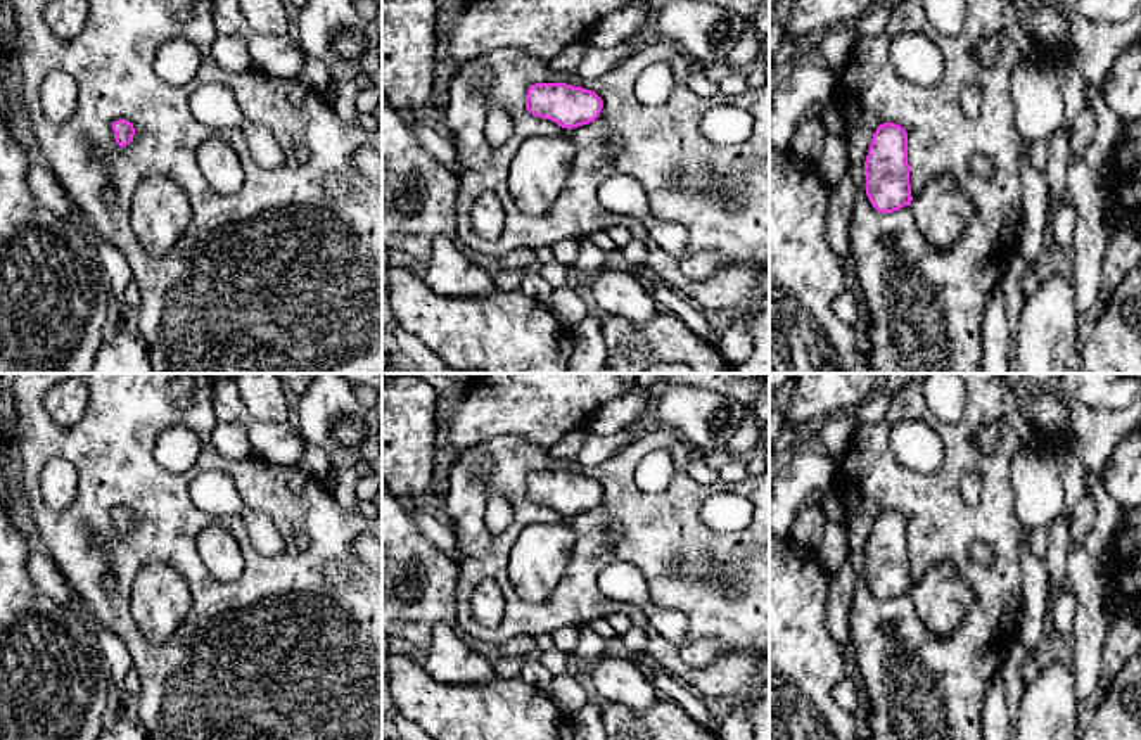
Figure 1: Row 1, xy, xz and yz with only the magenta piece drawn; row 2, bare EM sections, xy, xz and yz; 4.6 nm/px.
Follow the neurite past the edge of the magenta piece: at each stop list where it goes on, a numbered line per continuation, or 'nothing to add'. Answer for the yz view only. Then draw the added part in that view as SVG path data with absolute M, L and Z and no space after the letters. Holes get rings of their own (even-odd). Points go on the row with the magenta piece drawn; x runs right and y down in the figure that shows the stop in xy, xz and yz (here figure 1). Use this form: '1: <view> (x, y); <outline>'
1: yz (941, 211); M937 175L909 204L915 223L932 247L947 252L975 213L951 175Z

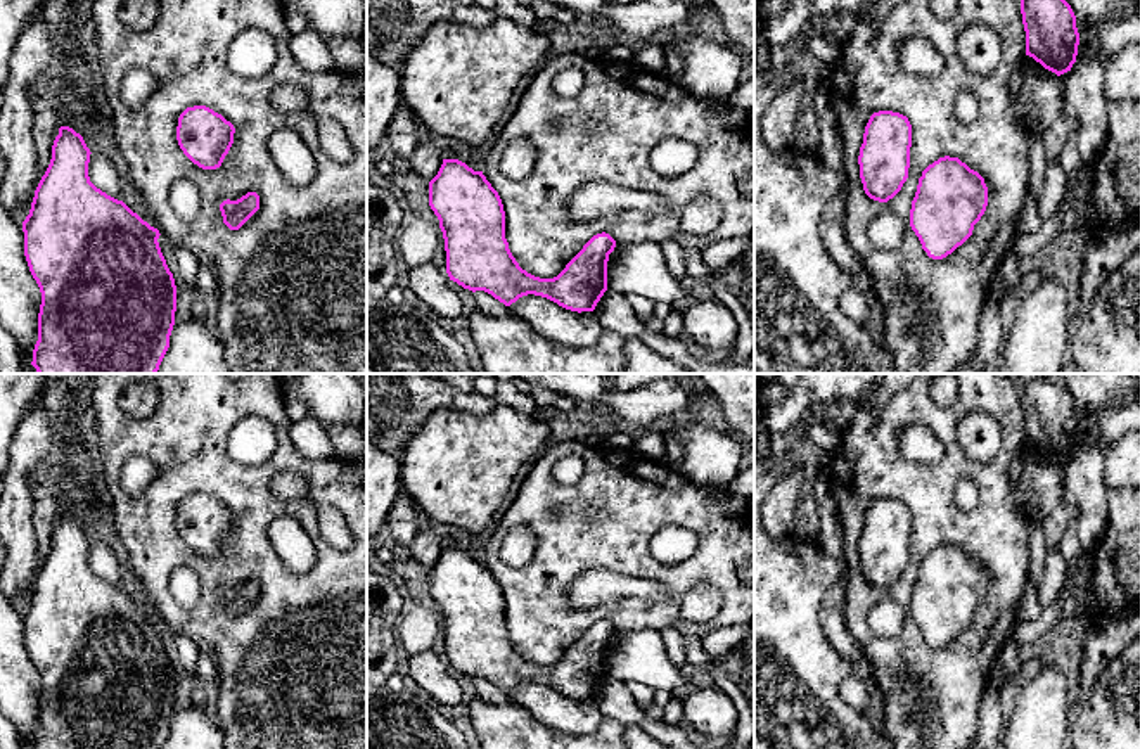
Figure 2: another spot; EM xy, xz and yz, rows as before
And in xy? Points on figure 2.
nothing to add

